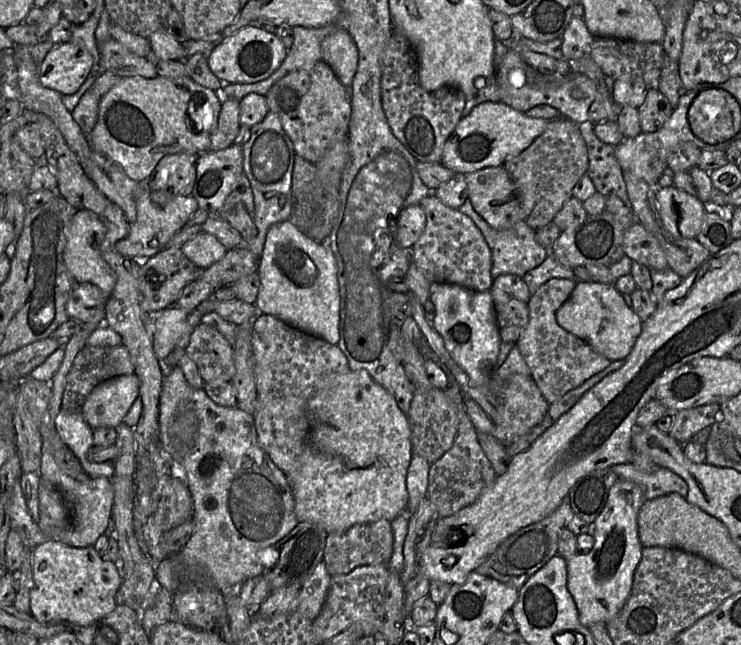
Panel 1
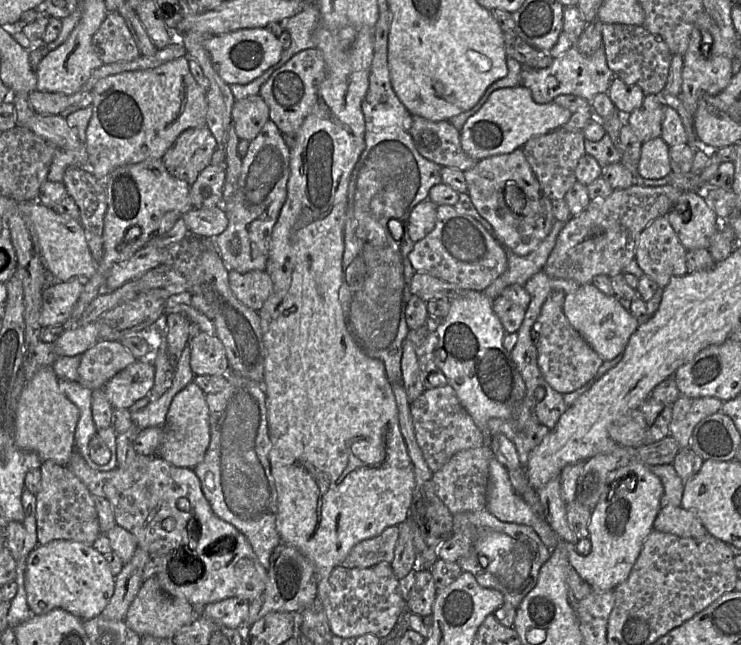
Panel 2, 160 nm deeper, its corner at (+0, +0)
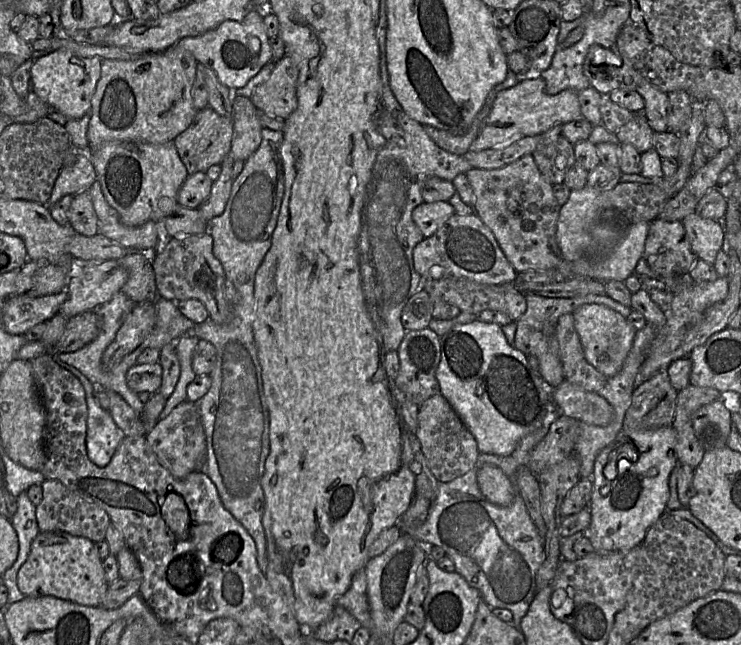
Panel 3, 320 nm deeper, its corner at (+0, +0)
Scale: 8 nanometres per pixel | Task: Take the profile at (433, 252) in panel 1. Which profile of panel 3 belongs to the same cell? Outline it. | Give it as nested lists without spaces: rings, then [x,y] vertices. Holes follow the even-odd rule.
[[[453,214],[430,237],[424,238],[413,250],[413,265],[416,272],[424,279],[441,280],[445,278],[466,278],[479,284],[511,284],[517,271],[507,260],[490,229],[475,214]]]

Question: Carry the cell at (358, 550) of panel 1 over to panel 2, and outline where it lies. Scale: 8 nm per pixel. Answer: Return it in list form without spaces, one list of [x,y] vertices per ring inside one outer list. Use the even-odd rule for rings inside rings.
[[[397,525],[386,528],[376,537],[357,543],[342,562],[346,568],[369,568],[380,562],[391,564],[399,536]]]

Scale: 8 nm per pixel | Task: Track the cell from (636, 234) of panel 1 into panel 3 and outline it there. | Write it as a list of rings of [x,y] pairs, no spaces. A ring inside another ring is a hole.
[[[660,218],[650,223],[642,258],[658,279],[687,278],[698,259],[682,222]]]

